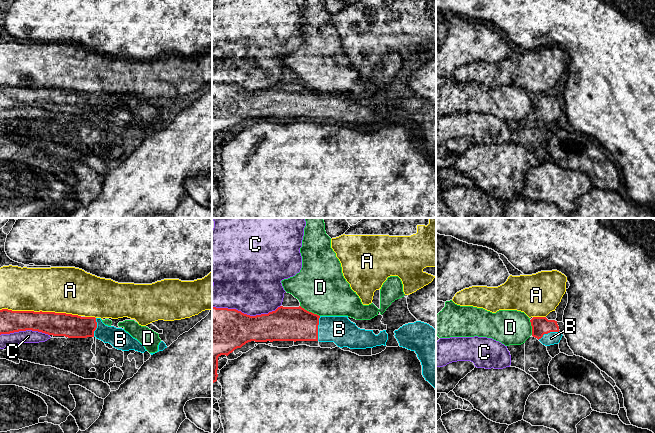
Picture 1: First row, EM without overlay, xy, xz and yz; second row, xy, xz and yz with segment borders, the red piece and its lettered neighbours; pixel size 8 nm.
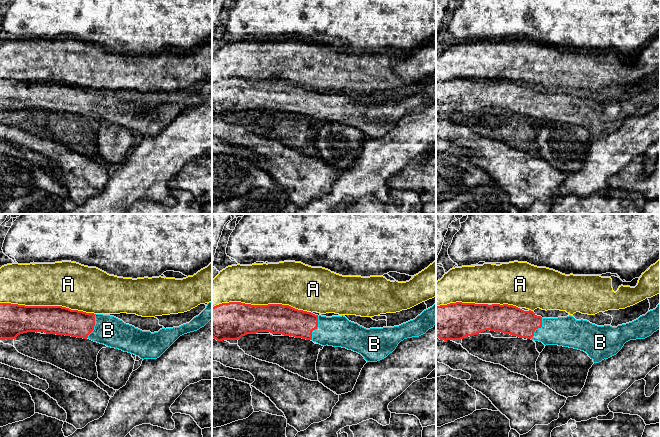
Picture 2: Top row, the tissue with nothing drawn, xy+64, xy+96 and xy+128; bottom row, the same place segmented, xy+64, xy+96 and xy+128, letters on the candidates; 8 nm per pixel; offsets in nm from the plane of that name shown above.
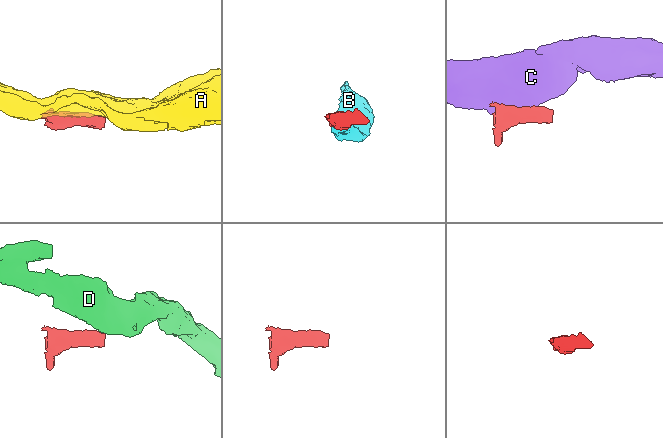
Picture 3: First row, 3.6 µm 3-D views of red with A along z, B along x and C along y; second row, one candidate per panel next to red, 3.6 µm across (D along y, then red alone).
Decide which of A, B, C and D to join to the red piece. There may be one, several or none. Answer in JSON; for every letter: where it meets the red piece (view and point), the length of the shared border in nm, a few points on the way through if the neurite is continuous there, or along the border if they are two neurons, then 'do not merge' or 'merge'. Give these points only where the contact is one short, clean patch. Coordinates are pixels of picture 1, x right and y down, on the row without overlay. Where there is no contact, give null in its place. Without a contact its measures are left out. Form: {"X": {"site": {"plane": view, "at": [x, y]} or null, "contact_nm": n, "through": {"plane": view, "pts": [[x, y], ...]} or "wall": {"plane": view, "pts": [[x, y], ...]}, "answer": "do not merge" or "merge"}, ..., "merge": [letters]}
{"A": {"site": {"plane": "xy", "at": [40, 87]}, "contact_nm": 650, "answer": "do not merge"}, "B": {"site": {"plane": "xz", "at": [317, 104]}, "contact_nm": 200, "through": {"plane": "xz", "pts": [[294, 100], [317, 104], [339, 105]]}, "answer": "merge"}, "C": {"site": {"plane": "xz", "at": [246, 90]}, "contact_nm": 550, "answer": "do not merge"}, "D": {"site": {"plane": "xz", "at": [310, 88]}, "contact_nm": 180, "wall": {"plane": "xz", "pts": [[300, 81], [319, 92]]}, "answer": "do not merge"}, "merge": ["B"]}

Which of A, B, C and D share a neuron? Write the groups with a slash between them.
A / B / C / D

